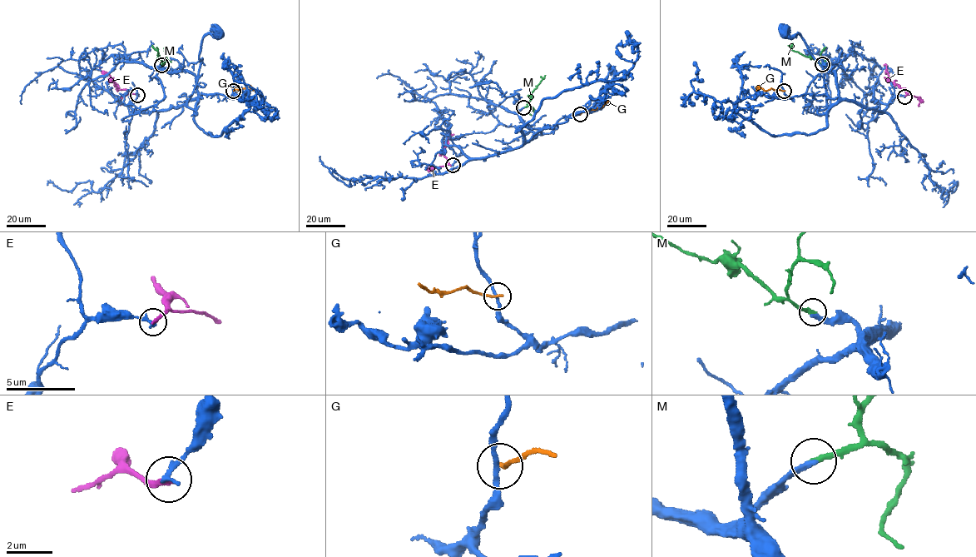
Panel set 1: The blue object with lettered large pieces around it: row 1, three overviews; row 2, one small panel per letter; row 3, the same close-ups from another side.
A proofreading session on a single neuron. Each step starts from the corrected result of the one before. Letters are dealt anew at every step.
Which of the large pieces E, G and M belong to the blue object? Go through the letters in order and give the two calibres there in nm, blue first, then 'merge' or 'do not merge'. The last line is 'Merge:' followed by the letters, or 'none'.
E: 280 nm thick on the blue side, 280 nm on the other; do not merge
G: 200 nm thick on the blue side, 190 nm on the other; do not merge
M: 320 nm thick on the blue side, 300 nm on the other; merge
Merge: M

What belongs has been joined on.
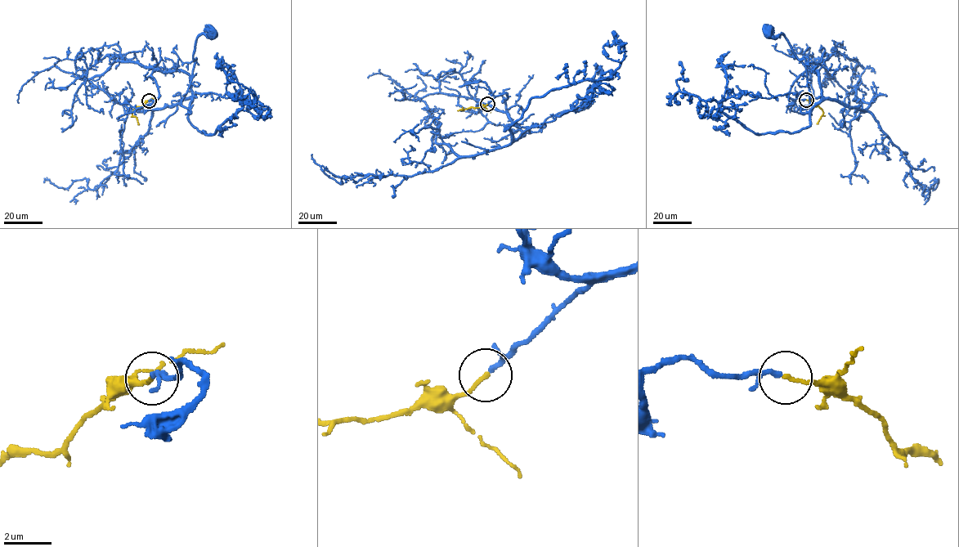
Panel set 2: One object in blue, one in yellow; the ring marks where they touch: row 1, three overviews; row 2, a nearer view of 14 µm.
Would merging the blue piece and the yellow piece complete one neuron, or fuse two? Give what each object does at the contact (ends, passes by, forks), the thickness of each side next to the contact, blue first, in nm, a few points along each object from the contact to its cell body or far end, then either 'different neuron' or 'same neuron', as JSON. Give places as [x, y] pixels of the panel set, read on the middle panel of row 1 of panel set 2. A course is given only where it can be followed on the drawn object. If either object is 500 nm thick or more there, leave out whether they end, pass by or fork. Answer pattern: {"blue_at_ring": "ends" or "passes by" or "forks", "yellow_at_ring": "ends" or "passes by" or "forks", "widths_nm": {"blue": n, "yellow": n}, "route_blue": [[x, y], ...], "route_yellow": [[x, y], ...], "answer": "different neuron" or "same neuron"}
{"blue_at_ring": "passes by", "yellow_at_ring": "ends", "widths_nm": {"blue": 150, "yellow": 160}, "route_blue": [[488, 103], [507, 94], [507, 114], [524, 135], [513, 140], [514, 122], [508, 124], [544, 127], [587, 104]], "route_yellow": [[487, 104], [460, 109], [462, 108]], "answer": "same neuron"}

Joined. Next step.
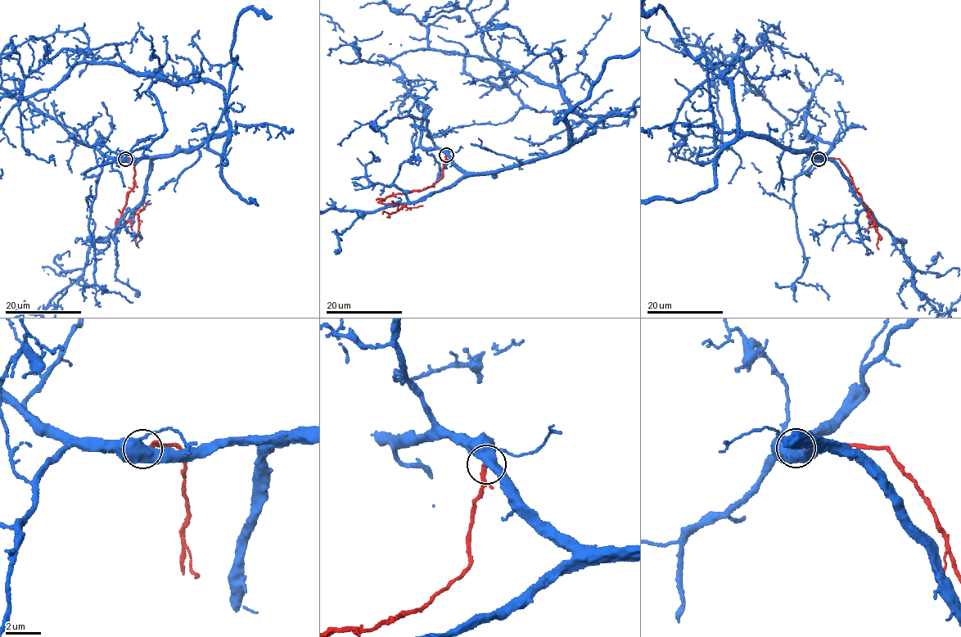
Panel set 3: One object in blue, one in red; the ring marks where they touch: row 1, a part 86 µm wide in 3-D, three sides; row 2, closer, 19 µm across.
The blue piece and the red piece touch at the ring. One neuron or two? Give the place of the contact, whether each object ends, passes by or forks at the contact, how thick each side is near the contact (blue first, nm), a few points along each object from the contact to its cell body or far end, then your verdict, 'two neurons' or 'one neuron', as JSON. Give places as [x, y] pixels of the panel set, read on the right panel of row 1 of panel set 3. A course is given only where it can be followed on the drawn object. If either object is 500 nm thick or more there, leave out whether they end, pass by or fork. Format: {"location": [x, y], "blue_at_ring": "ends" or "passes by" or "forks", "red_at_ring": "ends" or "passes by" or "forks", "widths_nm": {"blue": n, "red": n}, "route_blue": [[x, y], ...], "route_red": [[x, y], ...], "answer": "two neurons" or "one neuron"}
{"location": [818, 159], "blue_at_ring": "forks", "red_at_ring": "passes by", "widths_nm": {"blue": 440, "red": 180}, "route_blue": [[818, 158], [744, 135], [697, 160], [715, 147], [705, 57], [693, 57], [660, 7]], "answer": "two neurons"}

